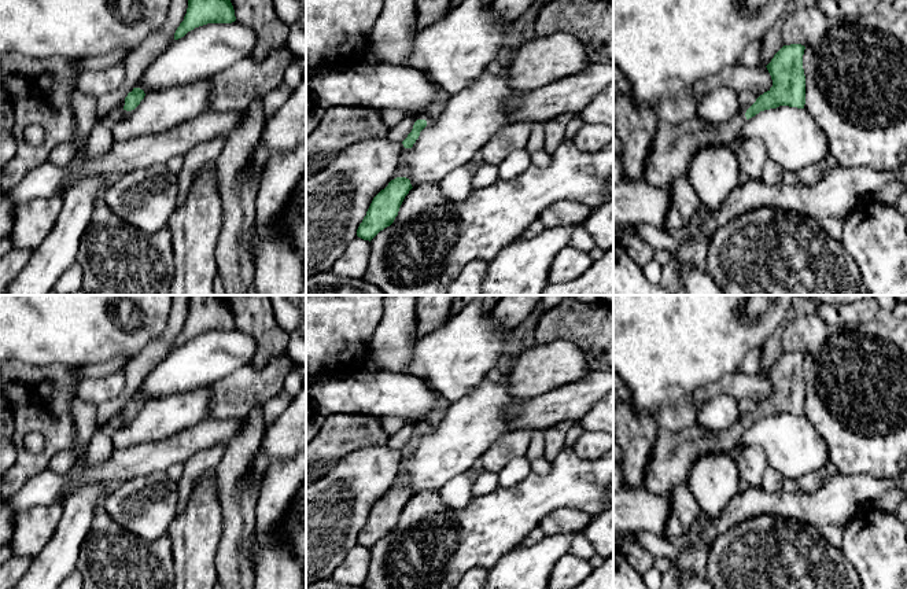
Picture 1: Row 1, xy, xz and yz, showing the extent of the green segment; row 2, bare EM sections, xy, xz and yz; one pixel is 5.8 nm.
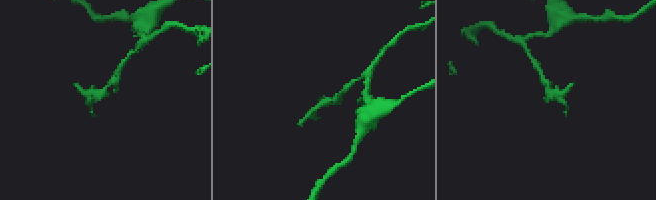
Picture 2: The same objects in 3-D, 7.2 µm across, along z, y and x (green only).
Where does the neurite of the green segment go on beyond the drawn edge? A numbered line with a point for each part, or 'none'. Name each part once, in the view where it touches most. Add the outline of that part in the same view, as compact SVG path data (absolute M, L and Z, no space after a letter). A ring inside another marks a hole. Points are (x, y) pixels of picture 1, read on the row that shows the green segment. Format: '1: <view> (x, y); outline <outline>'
1: xz (435, 109); outline M439 91L438 95L436 95L435 102L431 106L428 106L424 110L410 113L410 114L416 119L425 119L427 121L427 119L436 118L442 113L447 99L449 99L449 95L446 92L443 92L443 91Z

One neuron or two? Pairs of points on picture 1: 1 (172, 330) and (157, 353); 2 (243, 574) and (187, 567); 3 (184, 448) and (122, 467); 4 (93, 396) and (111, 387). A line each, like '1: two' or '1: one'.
1: one
2: two
3: one
4: one

